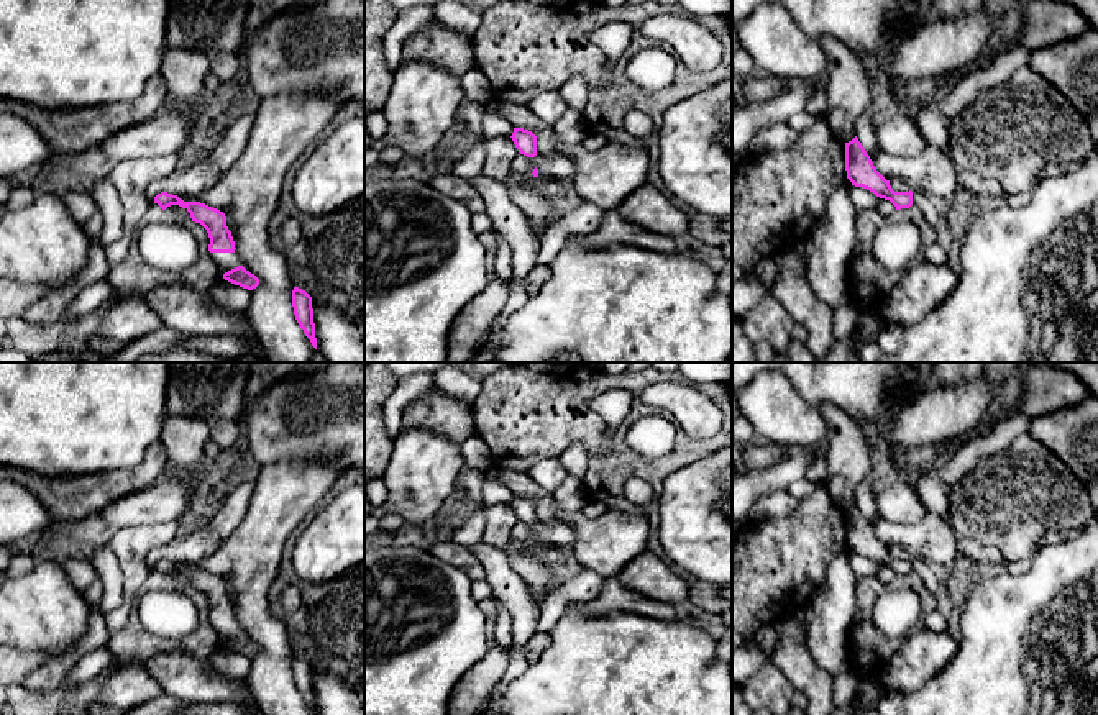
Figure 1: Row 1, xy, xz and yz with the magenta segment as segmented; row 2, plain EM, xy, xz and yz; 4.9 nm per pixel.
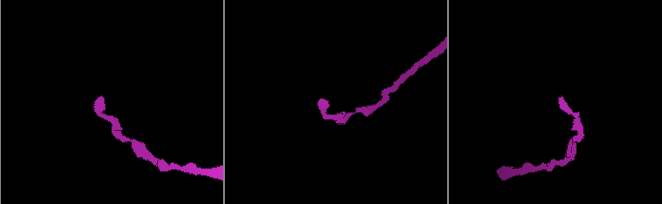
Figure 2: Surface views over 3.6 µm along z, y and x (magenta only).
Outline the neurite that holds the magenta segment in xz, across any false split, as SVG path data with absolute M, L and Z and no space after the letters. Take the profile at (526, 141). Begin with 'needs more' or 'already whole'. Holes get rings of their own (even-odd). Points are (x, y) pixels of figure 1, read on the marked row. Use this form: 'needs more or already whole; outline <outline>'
already whole; outline M514 128L514 133L510 138L520 154L527 157L537 156L537 136L532 131L524 128Z

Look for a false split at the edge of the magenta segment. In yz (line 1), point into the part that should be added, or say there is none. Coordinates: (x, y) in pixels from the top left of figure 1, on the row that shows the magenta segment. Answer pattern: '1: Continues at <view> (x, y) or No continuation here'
1: No continuation here

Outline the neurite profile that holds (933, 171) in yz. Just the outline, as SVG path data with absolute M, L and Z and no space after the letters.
M927 144L917 156L891 156L880 151L870 159L886 180L903 179L913 190L937 202L952 200L960 190L957 167L944 149Z

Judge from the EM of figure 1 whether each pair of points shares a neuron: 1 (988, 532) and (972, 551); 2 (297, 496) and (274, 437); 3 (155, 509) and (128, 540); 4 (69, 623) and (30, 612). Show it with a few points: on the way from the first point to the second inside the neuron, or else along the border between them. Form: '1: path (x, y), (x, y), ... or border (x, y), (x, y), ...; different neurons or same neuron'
1: border (957, 535), (992, 545), (1010, 564); different neurons
2: border (322, 459), (281, 459), (261, 466); different neurons
3: border (176, 522), (127, 525), (115, 530); different neurons
4: path (59, 617), (40, 612); same neuron

